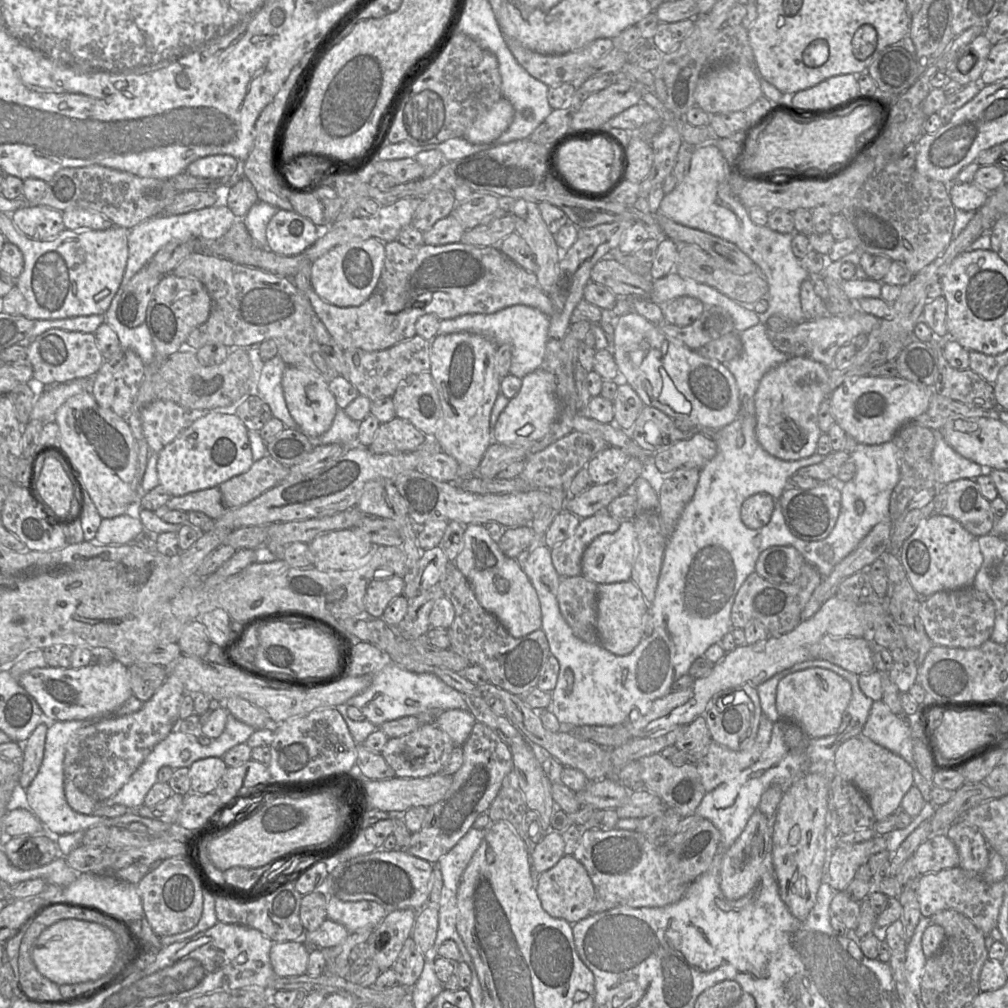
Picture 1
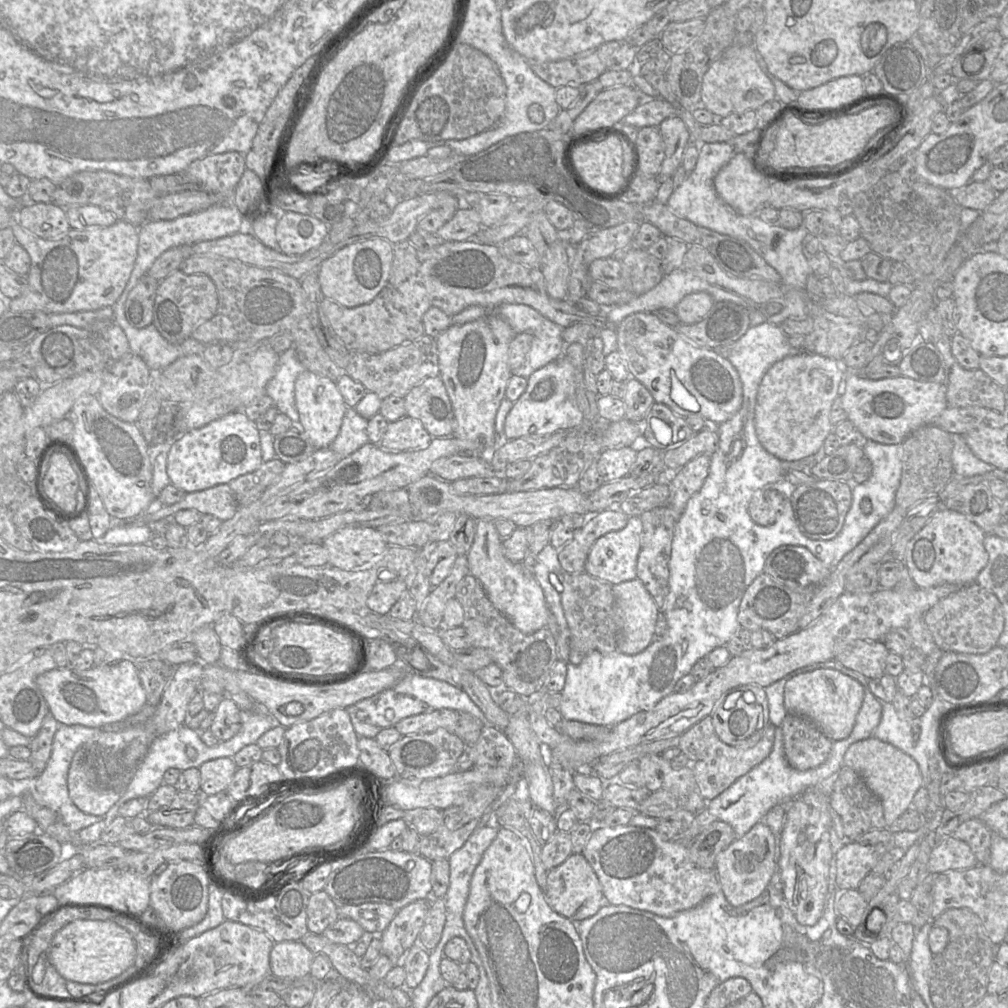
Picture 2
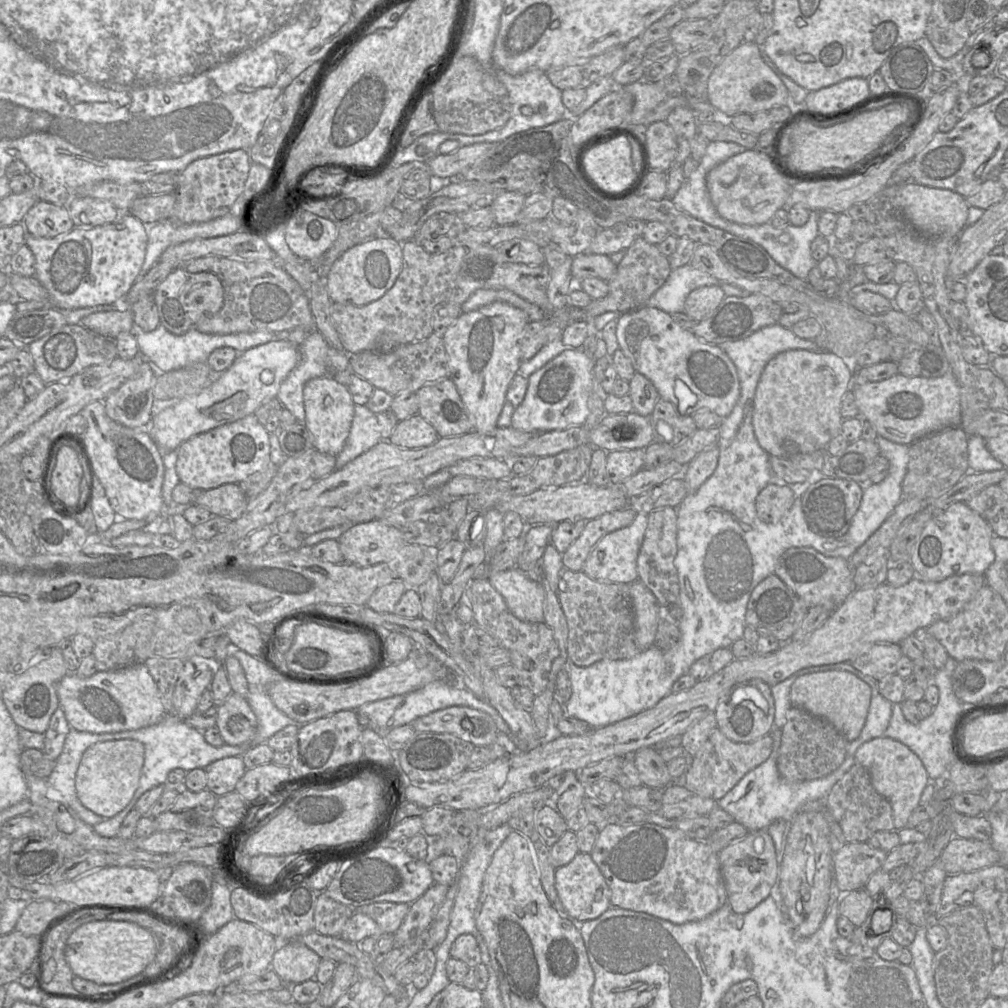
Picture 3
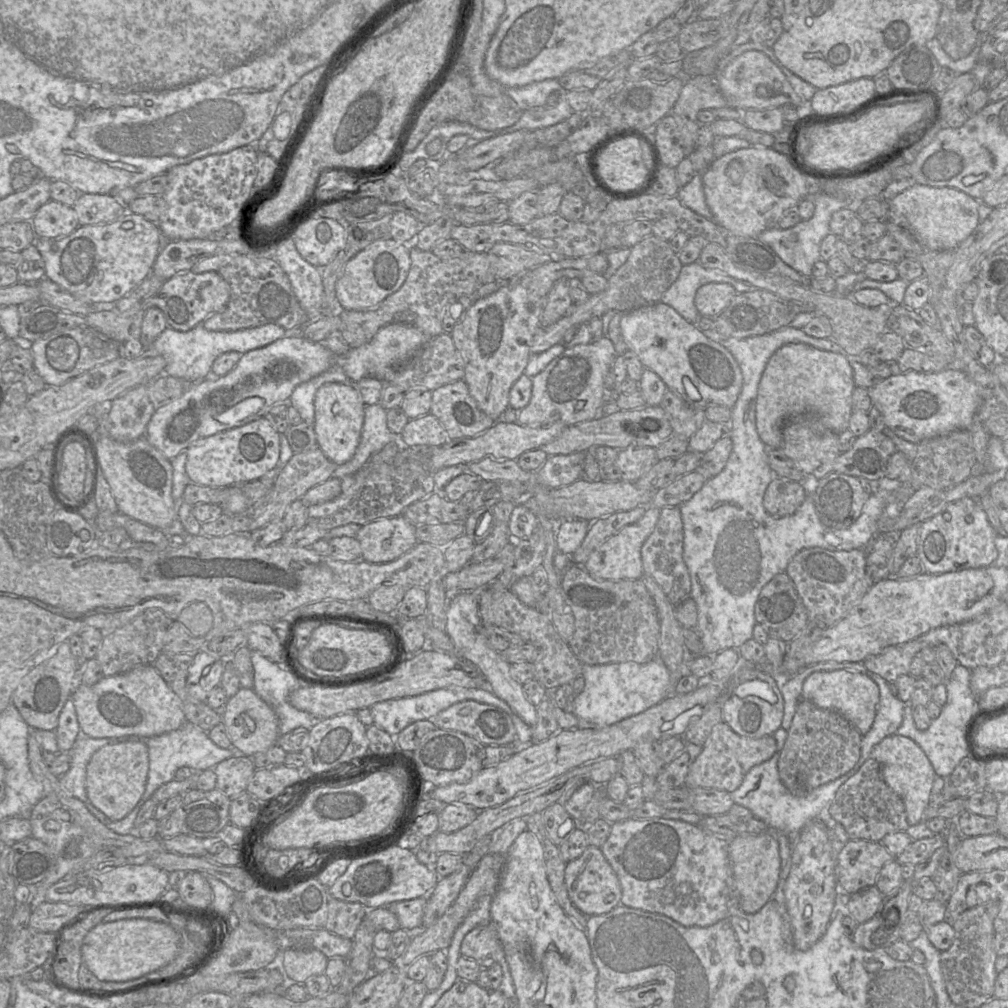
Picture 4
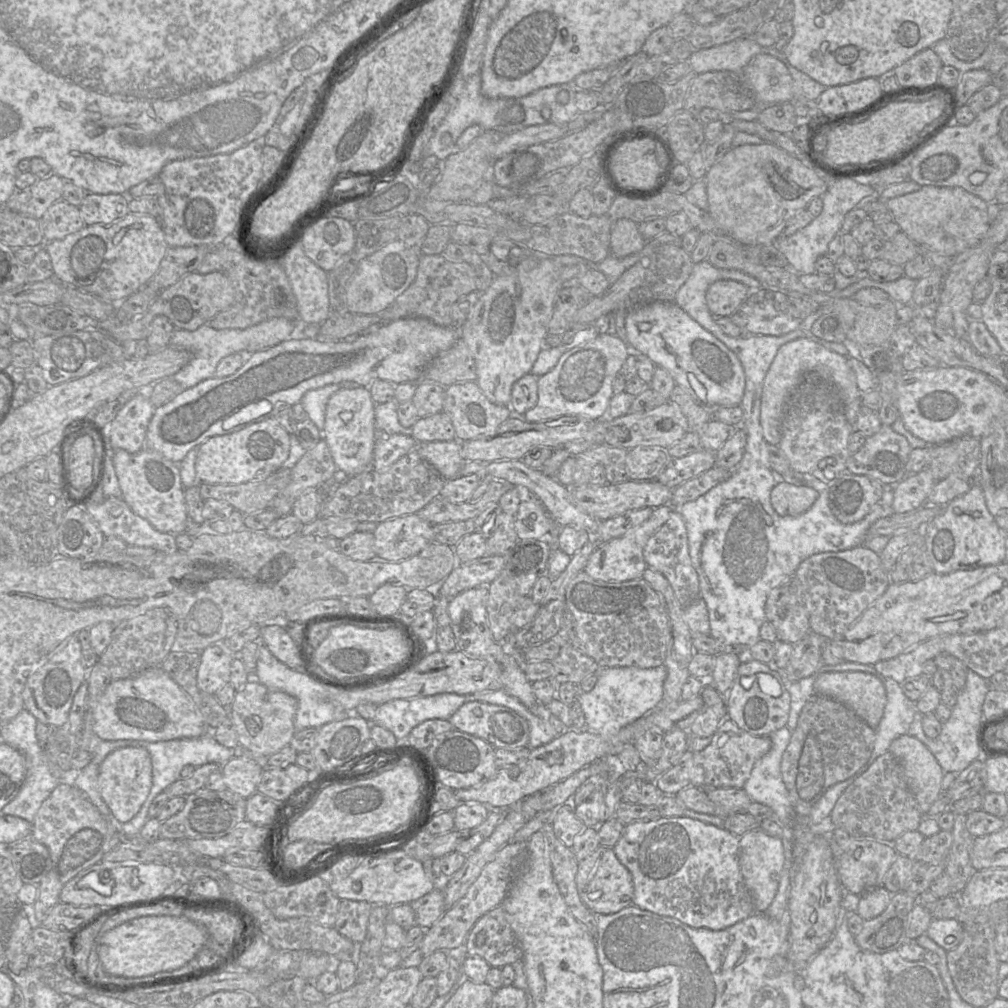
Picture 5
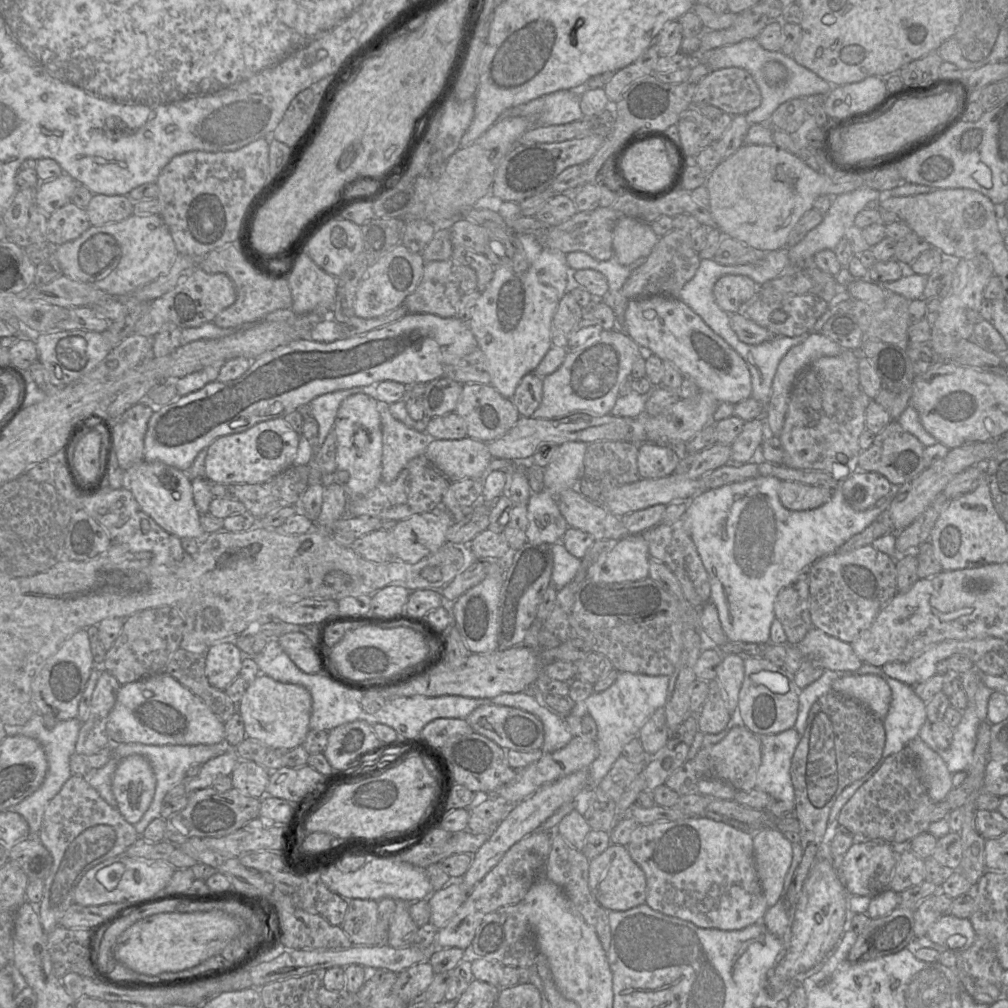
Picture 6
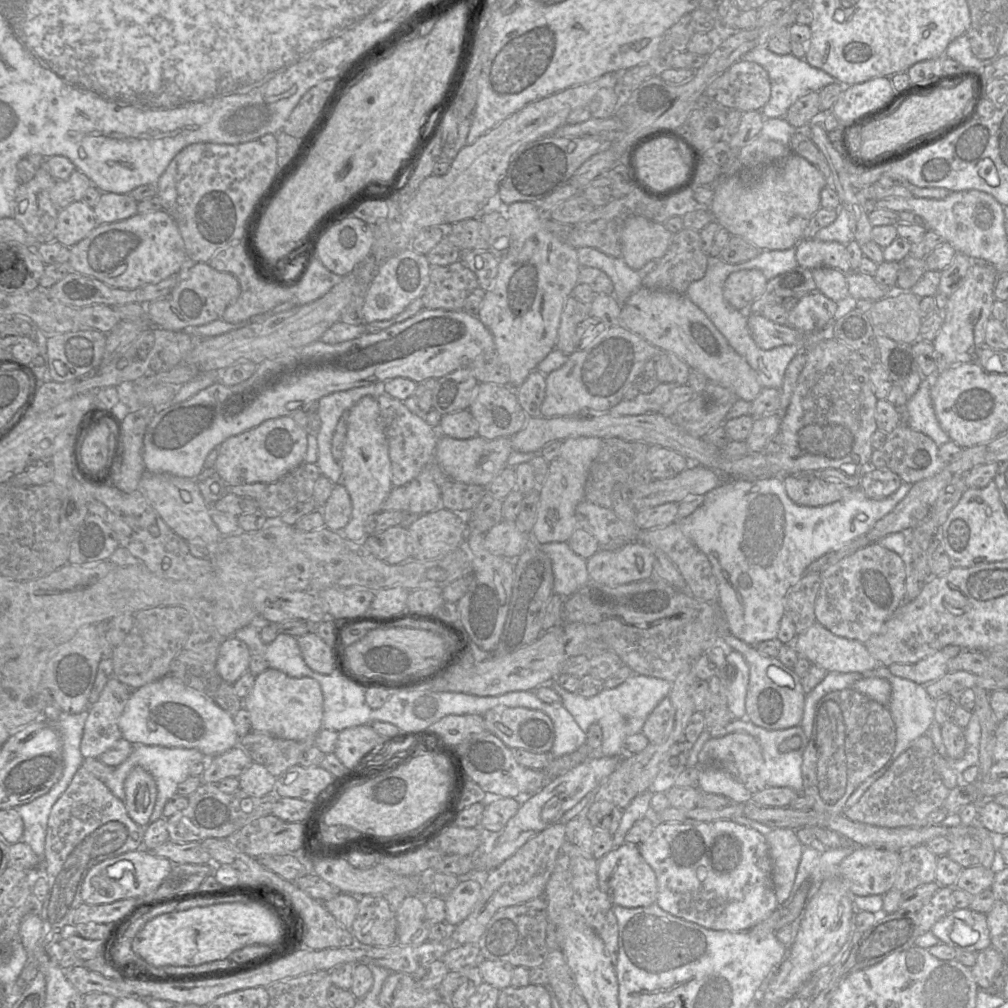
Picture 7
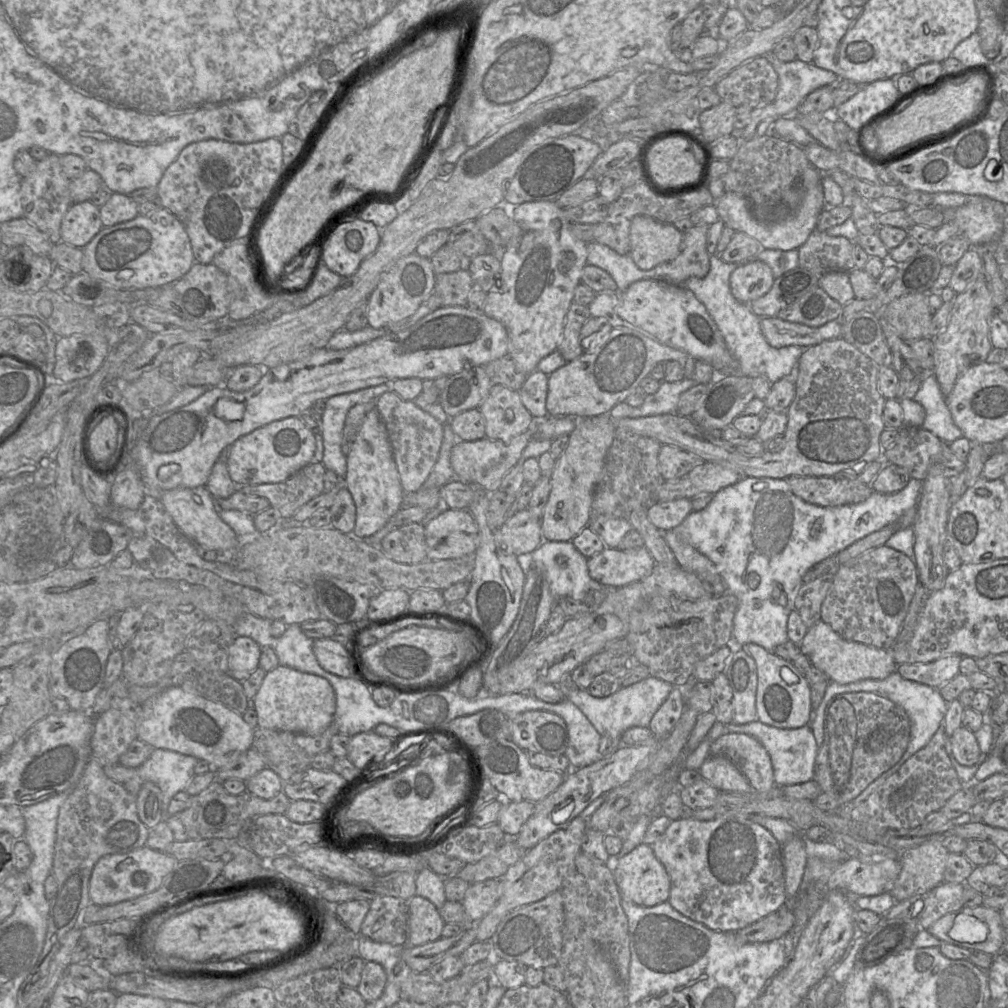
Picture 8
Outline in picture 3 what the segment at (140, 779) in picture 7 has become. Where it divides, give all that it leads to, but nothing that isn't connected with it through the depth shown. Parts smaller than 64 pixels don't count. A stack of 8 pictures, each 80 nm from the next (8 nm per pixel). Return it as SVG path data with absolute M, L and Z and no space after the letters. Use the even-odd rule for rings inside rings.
M137 740L98 742L86 749L78 766L75 788L79 801L90 811L111 818L123 810L139 785L145 748Z

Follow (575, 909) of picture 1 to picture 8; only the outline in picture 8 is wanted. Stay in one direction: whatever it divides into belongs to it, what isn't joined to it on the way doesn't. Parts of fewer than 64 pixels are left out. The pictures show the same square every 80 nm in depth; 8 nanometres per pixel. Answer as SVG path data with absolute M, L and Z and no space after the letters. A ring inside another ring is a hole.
M641 843L625 856L613 859L611 869L622 899L628 899L637 905L646 907L668 902L670 877L663 864L655 856L651 845Z

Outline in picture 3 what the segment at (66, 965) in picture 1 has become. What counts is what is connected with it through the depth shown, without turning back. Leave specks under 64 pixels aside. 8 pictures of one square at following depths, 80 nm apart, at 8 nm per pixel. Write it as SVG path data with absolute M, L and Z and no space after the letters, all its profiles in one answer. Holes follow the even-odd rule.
M100 920L100 921L92 921L85 923L81 926L79 926L77 929L75 929L72 934L69 936L66 944L65 949L65 957L66 960L74 974L74 976L80 977L84 980L88 980L88 982L94 982L96 986L104 986L109 984L119 984L122 982L125 982L136 975L140 974L156 957L157 954L157 941L154 937L154 935L147 929L137 925L133 922L126 922L126 921L113 921L113 920Z

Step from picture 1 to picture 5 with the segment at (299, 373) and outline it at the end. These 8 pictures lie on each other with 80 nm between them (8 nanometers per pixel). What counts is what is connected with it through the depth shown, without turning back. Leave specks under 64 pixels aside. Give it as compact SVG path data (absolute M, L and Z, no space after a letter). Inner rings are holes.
M366 388L339 390L327 402L322 439L326 441L337 469L347 478L372 470L377 431L375 406Z

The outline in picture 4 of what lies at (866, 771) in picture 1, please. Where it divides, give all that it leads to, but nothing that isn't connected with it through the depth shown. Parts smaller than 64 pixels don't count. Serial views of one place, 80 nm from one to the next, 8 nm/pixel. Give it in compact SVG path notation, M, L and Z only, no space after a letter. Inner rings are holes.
M893 734L873 747L871 758L879 763L885 783L902 798L909 825L922 822L922 814L929 805L931 789L937 777L924 751L912 739Z

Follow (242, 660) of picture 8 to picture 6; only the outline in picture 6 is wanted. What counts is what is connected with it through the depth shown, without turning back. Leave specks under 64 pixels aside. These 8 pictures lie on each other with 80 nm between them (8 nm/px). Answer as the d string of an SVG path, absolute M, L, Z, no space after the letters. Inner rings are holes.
M234 642L211 645L205 654L205 674L211 686L224 690L239 676L243 653Z

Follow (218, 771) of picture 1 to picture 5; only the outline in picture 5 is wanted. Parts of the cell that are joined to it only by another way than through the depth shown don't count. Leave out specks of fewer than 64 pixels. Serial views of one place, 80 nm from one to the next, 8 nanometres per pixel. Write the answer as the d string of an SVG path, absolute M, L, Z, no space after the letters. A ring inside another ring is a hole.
M237 757L221 765L220 770L226 789L245 799L257 792L263 771L263 767L254 760Z

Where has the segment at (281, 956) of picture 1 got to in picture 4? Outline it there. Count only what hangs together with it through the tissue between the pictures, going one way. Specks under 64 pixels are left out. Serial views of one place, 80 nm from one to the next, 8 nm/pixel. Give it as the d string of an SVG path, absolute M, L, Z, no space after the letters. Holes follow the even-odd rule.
M287 949L282 953L284 983L303 984L312 976L324 974L329 960L315 949Z

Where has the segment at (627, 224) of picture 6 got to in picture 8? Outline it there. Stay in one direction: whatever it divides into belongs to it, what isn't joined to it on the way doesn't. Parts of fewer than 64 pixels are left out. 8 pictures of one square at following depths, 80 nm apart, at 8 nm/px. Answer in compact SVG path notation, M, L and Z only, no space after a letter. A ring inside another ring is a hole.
M638 215L630 225L629 255L639 269L649 270L675 259L682 240L683 233L673 224Z

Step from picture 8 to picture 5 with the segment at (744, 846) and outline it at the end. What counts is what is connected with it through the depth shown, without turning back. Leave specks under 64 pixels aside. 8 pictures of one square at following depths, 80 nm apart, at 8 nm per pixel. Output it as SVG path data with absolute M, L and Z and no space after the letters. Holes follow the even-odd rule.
M684 816L660 817L625 825L613 850L632 876L633 905L662 916L676 918L692 928L723 930L755 913L751 895L740 870L739 841L740 836L723 827Z

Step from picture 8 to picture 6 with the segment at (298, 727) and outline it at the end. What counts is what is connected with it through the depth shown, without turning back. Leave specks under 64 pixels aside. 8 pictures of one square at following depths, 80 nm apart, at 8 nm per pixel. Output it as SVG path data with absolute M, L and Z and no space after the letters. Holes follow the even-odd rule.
M259 674L248 685L237 712L244 721L245 735L276 749L292 749L302 745L310 730L312 697L303 686L282 683Z

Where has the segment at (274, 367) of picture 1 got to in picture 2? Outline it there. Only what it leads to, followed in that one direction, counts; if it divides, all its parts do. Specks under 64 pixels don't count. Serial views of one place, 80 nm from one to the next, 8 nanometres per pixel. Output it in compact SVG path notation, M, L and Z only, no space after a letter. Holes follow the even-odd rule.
M293 347L279 355L274 376L267 382L265 392L275 403L279 413L288 416L294 424L299 423L294 385L297 377L306 371Z

